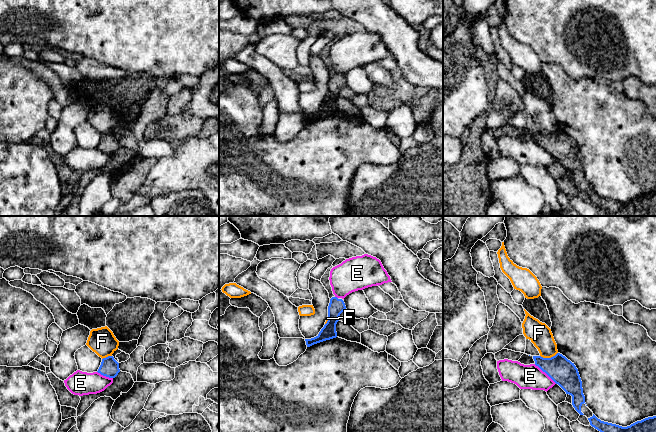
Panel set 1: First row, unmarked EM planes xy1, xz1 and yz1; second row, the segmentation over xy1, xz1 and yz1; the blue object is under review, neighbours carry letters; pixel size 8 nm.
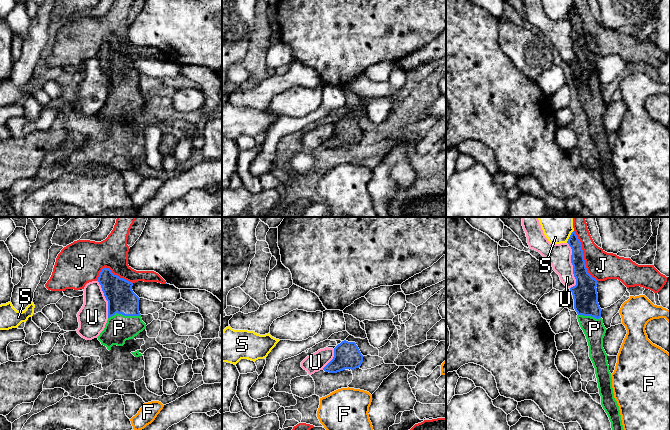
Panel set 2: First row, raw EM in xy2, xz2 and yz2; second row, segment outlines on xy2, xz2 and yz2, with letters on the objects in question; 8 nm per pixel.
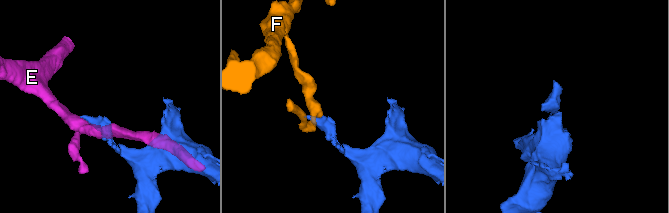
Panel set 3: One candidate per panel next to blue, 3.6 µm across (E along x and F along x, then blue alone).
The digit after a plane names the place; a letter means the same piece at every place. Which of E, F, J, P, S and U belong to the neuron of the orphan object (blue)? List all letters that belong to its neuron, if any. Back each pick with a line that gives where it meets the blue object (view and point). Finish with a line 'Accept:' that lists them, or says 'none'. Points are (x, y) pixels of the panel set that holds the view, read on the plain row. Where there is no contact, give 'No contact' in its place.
P: Touches blue at xy2 (124, 91)
Accept: P

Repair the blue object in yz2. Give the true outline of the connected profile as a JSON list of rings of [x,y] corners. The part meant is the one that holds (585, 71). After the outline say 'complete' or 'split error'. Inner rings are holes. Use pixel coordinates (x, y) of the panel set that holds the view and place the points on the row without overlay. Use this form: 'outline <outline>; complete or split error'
outline [[[575,7],[571,9],[567,19],[572,25],[571,39],[576,55],[576,61],[571,63],[570,67],[579,101],[588,118],[589,133],[595,144],[601,181],[611,198],[613,217],[626,217],[619,182],[614,174],[608,131],[603,124],[603,114],[607,105],[601,94],[602,85],[598,79],[597,56],[587,47],[582,21]]]; split error

